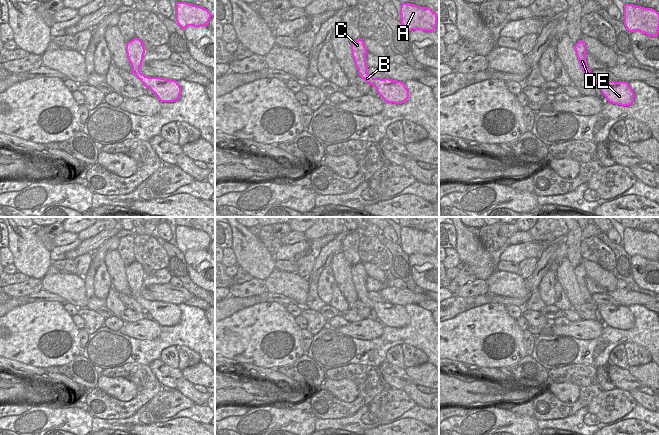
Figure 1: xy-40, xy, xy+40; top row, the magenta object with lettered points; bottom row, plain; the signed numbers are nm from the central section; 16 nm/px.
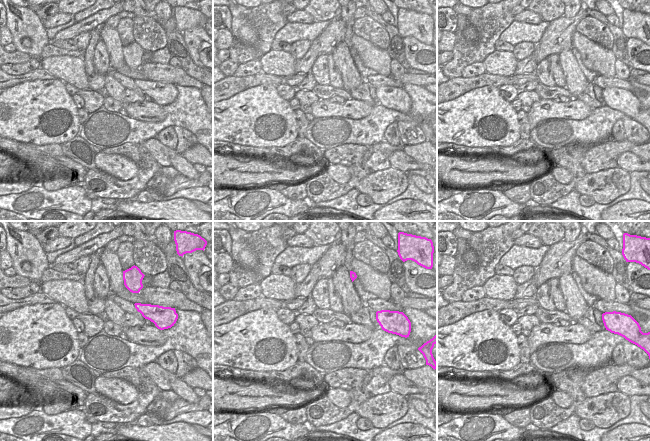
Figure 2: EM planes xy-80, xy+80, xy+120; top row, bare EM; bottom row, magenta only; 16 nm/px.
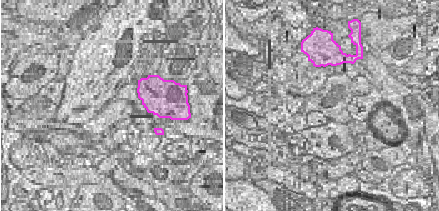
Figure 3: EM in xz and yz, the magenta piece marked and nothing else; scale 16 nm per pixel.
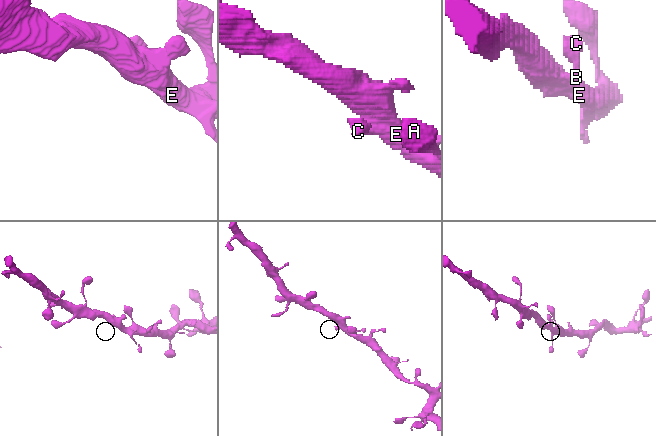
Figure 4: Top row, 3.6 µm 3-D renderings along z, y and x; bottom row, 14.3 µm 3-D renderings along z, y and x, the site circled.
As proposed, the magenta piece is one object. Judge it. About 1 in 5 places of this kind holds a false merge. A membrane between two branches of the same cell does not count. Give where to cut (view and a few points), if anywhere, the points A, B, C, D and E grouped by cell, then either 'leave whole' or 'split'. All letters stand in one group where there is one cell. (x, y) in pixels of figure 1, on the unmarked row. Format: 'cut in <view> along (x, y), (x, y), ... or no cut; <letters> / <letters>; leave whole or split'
no cut; A B C D E; leave whole

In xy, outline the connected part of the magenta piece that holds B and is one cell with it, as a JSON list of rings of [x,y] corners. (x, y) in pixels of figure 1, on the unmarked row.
[[[362,262],[351,267],[351,274],[359,300],[374,310],[385,326],[402,328],[409,322],[409,315],[404,306],[389,302],[373,302],[367,297],[366,278],[368,276]]]

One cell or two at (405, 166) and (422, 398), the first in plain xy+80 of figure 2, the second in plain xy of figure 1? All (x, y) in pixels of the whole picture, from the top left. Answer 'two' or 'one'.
two

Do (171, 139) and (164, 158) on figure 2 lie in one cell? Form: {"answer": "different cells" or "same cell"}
{"answer": "different cells"}

